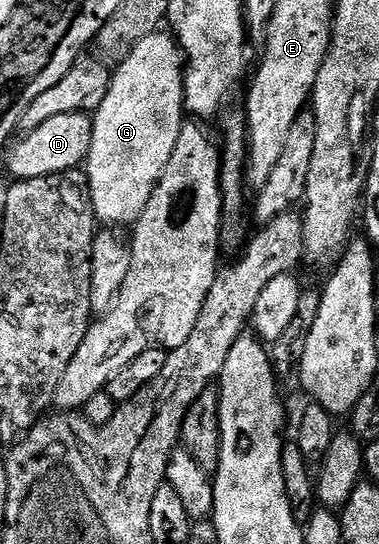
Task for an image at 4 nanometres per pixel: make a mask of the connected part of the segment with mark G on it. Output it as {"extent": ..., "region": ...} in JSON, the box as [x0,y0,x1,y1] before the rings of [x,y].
{"extent":[85,31,185,227],"region":[[[167,31],[151,33],[141,39],[141,43],[133,47],[131,54],[114,66],[109,91],[101,107],[93,113],[93,139],[85,162],[87,181],[91,184],[91,202],[95,208],[96,222],[100,226],[131,227],[145,211],[161,175],[165,175],[165,167],[169,167],[173,147],[177,147],[177,135],[181,135],[181,127],[185,124],[184,76],[183,50],[179,48],[174,36]]]}

